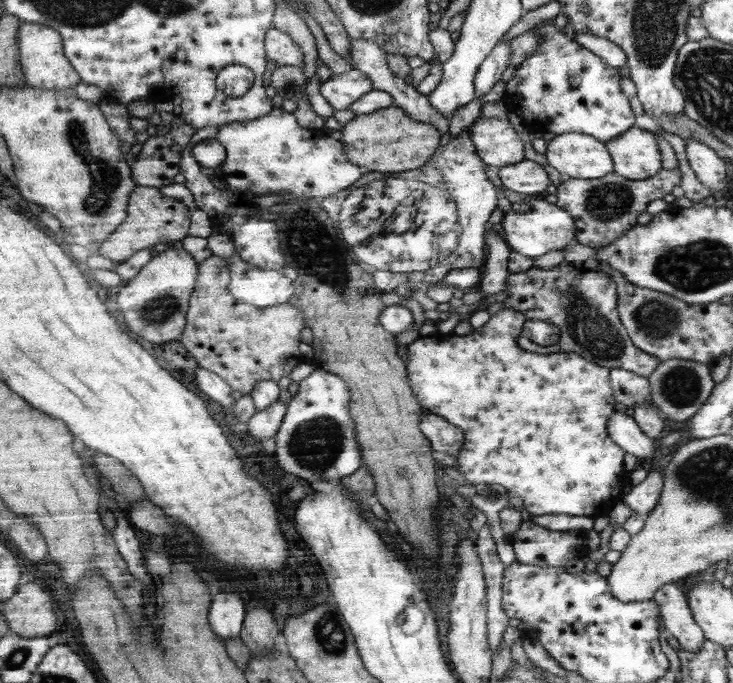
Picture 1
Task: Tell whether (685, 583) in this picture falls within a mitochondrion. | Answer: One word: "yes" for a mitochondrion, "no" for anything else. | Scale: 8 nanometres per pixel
no

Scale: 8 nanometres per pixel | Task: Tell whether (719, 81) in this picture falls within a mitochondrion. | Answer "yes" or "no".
yes

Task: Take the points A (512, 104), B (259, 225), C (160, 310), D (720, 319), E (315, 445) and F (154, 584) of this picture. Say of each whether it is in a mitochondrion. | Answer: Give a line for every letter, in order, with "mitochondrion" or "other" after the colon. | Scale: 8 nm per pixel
A: other
B: other
C: mitochondrion
D: other
E: mitochondrion
F: other

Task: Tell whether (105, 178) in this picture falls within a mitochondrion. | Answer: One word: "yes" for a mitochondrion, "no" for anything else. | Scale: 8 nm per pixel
yes

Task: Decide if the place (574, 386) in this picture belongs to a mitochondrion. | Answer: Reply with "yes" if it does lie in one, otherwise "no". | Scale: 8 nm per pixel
no

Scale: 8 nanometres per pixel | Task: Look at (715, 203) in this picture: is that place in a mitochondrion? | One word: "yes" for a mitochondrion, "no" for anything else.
no

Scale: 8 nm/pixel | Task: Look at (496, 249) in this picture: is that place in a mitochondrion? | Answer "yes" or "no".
no

